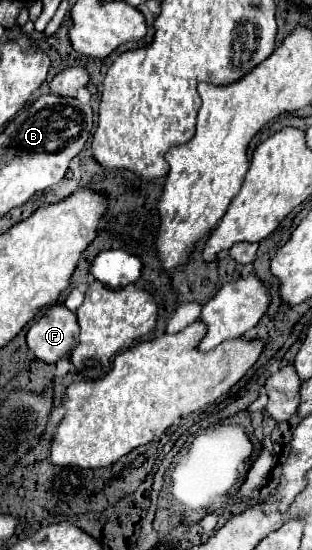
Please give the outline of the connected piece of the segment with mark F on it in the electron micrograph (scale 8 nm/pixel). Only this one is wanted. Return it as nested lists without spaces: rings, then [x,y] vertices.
[[[54,305],[28,329],[26,343],[38,361],[56,363],[76,347],[78,333],[76,313],[64,305]]]

